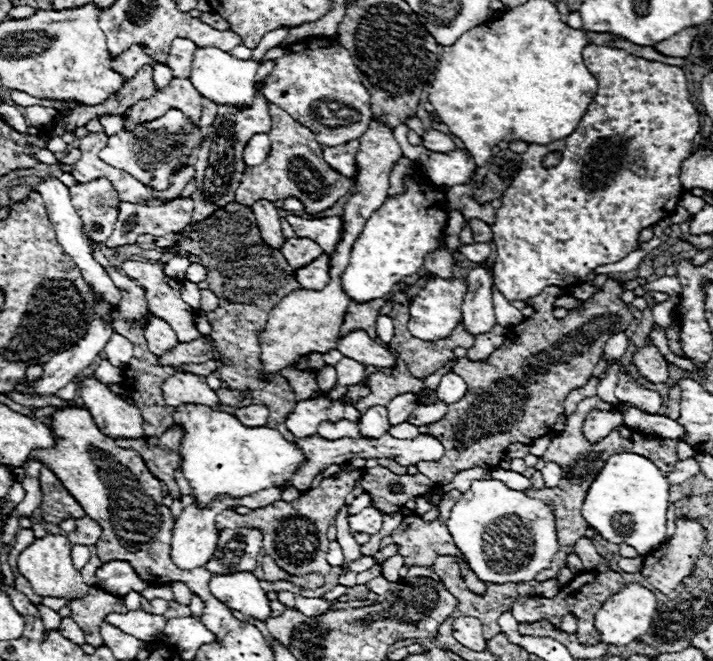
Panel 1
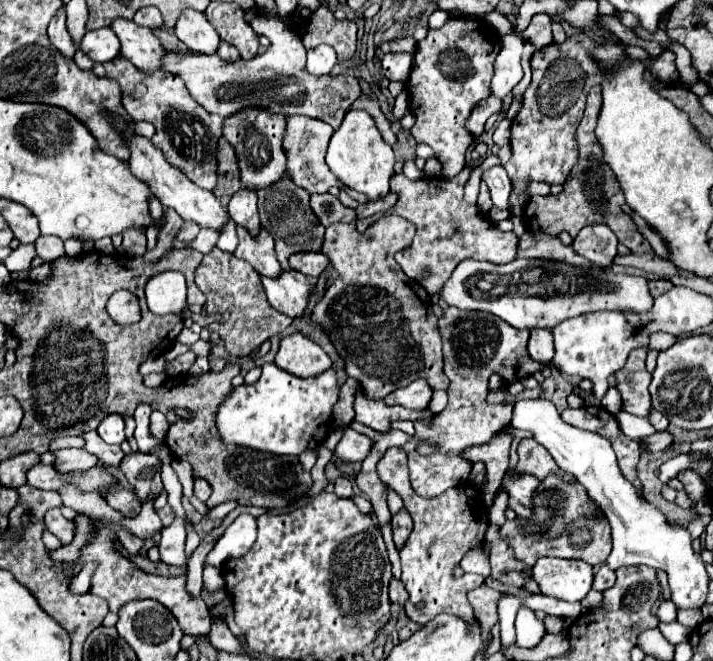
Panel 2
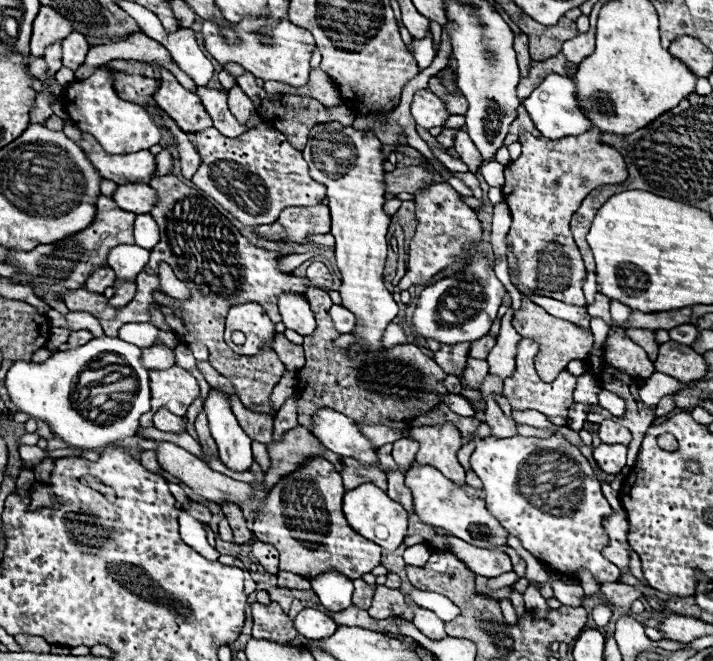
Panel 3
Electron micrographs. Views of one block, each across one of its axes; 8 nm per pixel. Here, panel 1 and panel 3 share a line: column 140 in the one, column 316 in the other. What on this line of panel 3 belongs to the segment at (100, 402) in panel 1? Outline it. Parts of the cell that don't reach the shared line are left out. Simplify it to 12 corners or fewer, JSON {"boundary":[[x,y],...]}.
{"boundary":[[318,410],[314,436],[342,458],[378,464],[378,448],[340,412]]}

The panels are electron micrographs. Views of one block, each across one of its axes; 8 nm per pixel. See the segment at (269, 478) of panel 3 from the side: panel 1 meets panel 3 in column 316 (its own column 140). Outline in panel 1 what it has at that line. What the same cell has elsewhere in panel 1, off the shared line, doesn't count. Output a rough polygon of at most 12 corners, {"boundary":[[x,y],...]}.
{"boundary":[[184,430],[160,438],[116,440],[136,450],[148,470],[180,498],[174,472],[180,470]]}

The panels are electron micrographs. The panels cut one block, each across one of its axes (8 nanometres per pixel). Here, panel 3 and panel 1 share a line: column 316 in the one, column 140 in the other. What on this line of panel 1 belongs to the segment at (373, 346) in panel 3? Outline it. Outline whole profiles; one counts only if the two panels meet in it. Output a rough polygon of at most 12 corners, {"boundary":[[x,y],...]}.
{"boundary":[[180,110],[108,136],[100,158],[154,190],[204,134]]}

